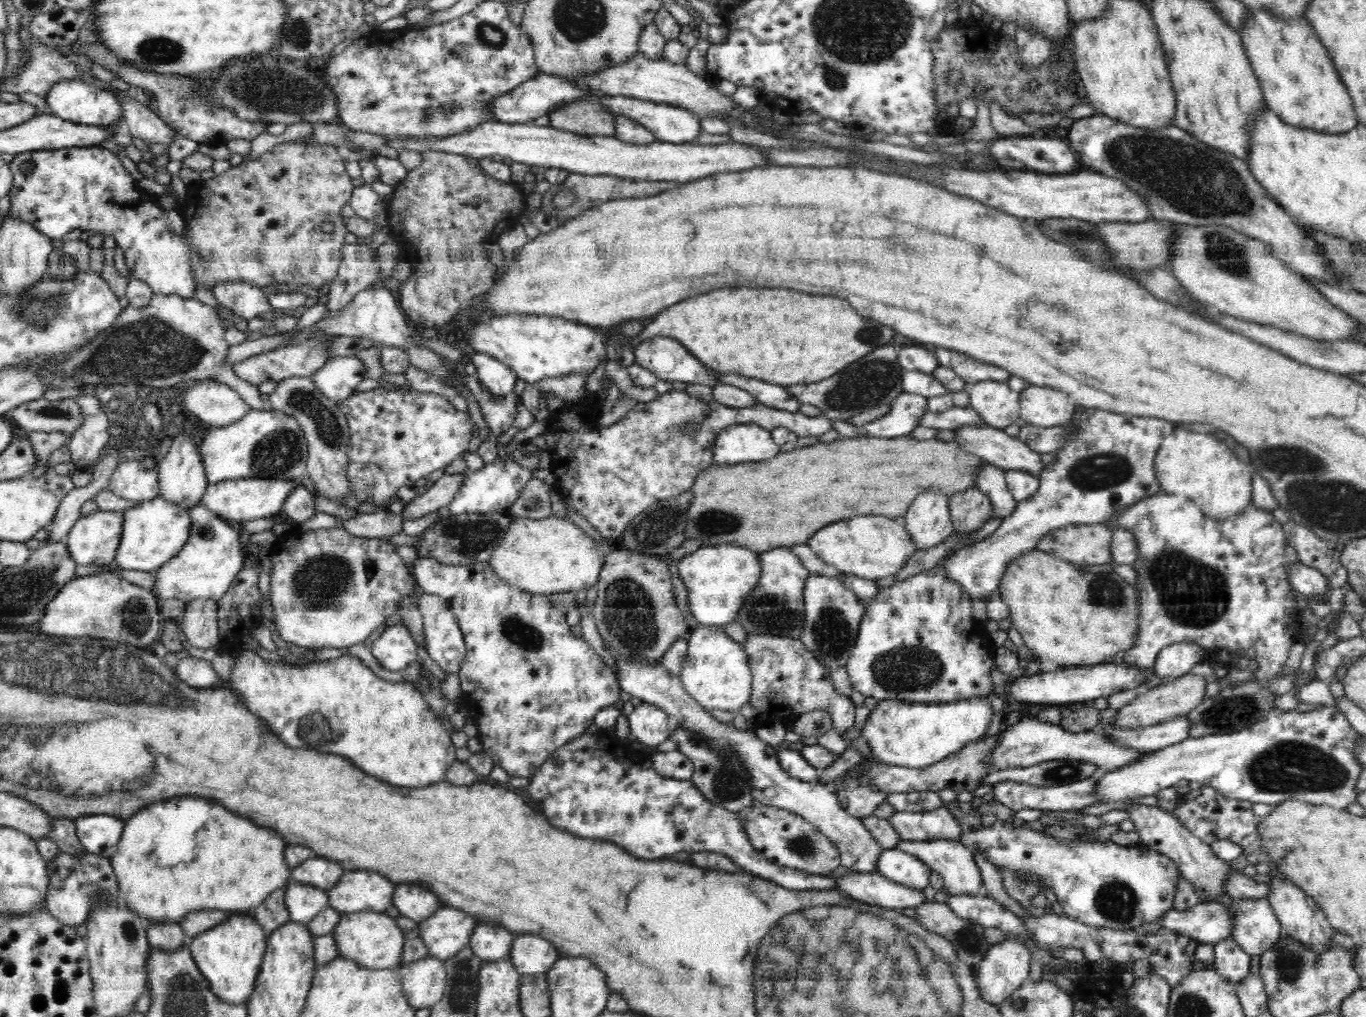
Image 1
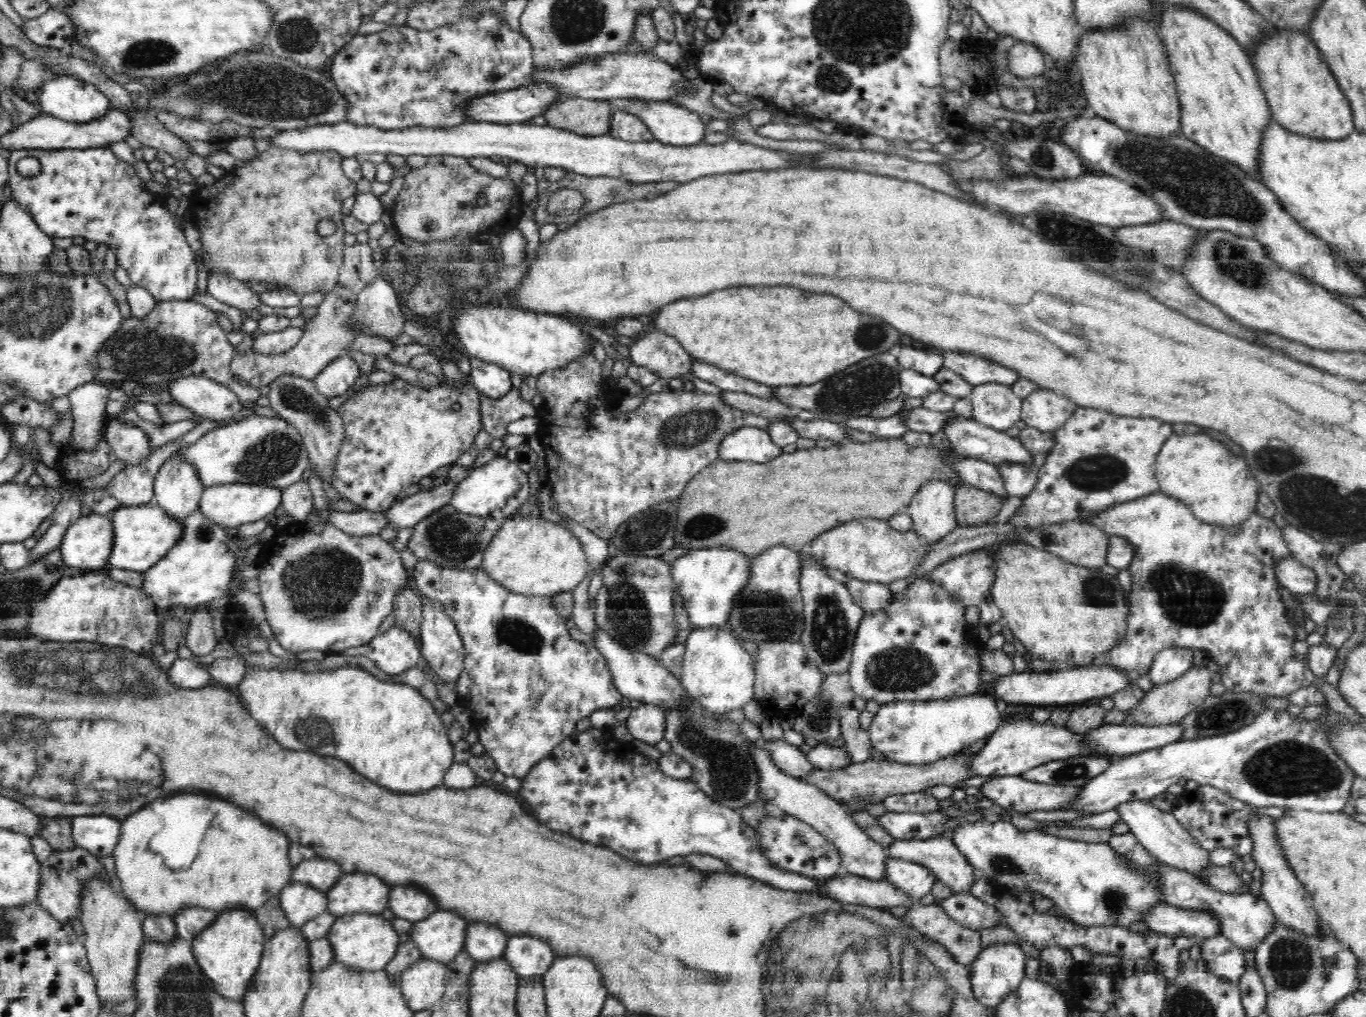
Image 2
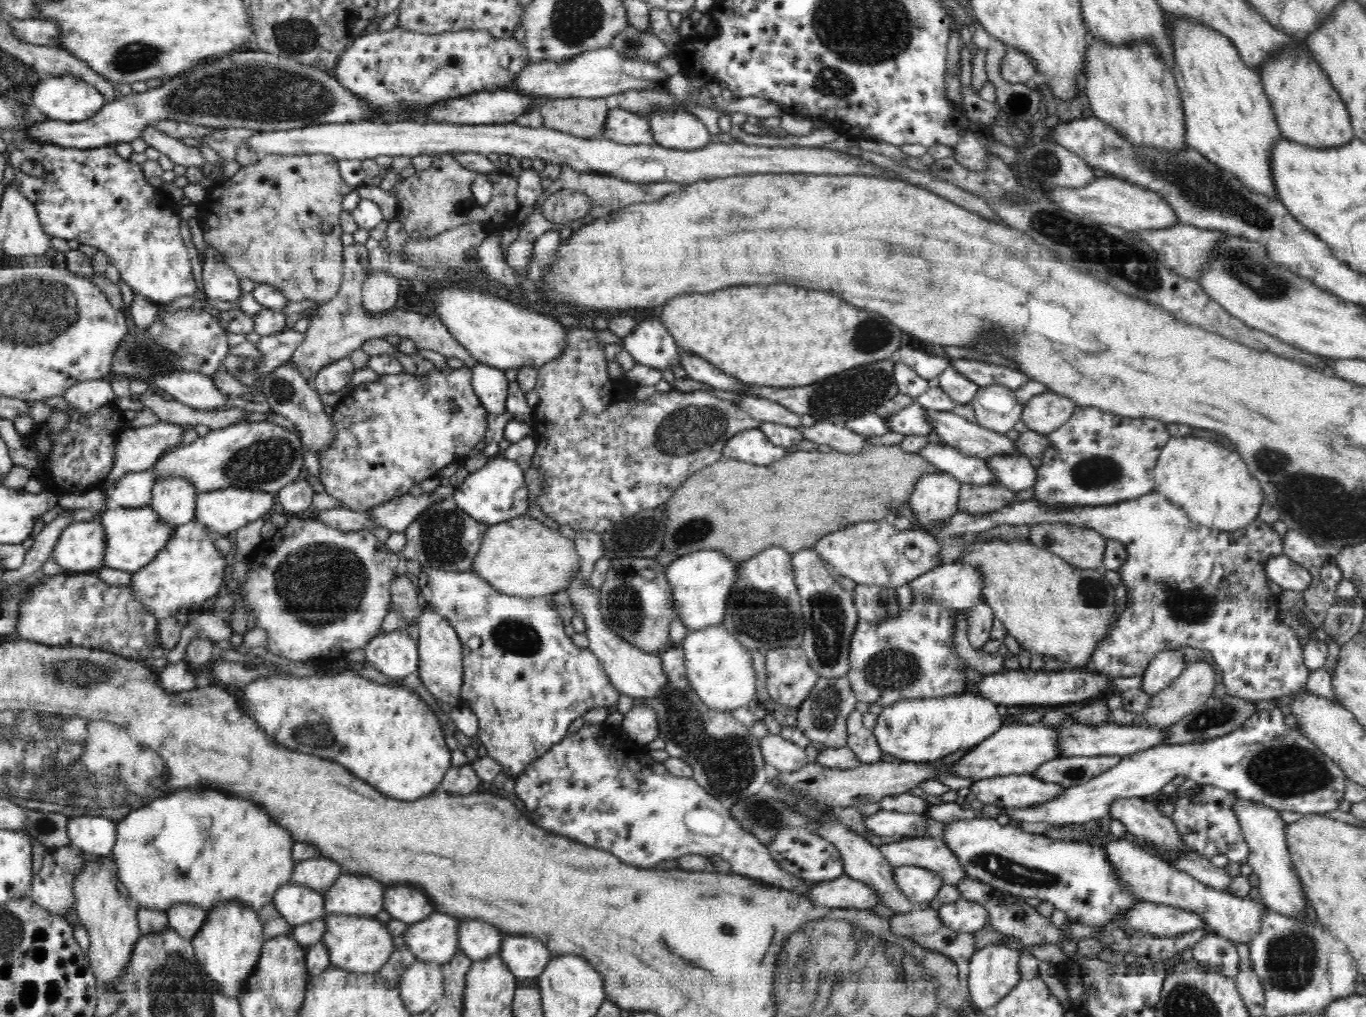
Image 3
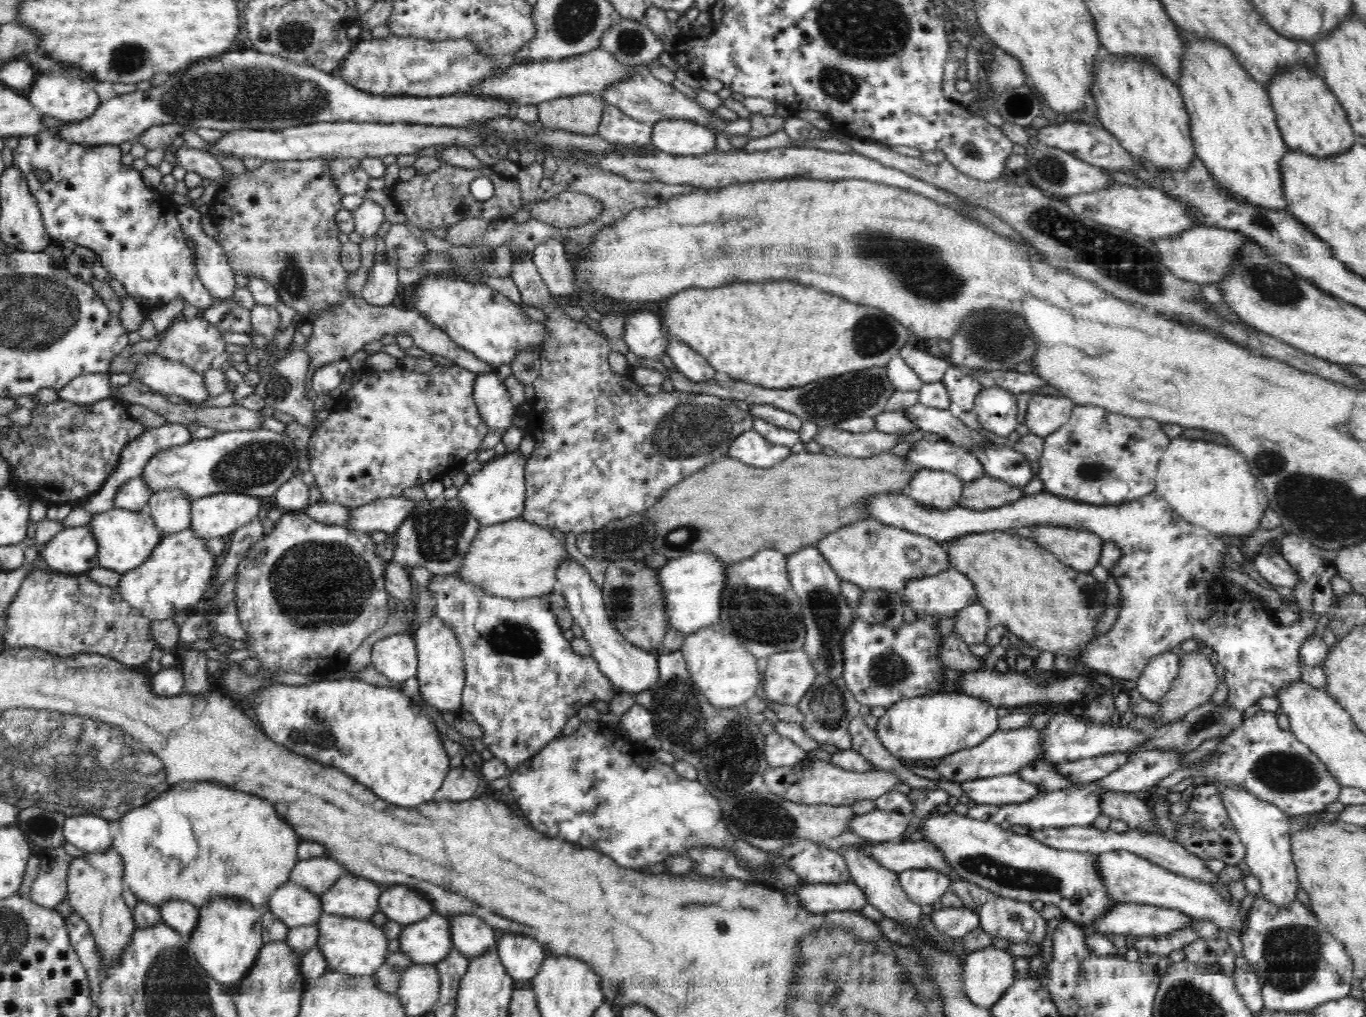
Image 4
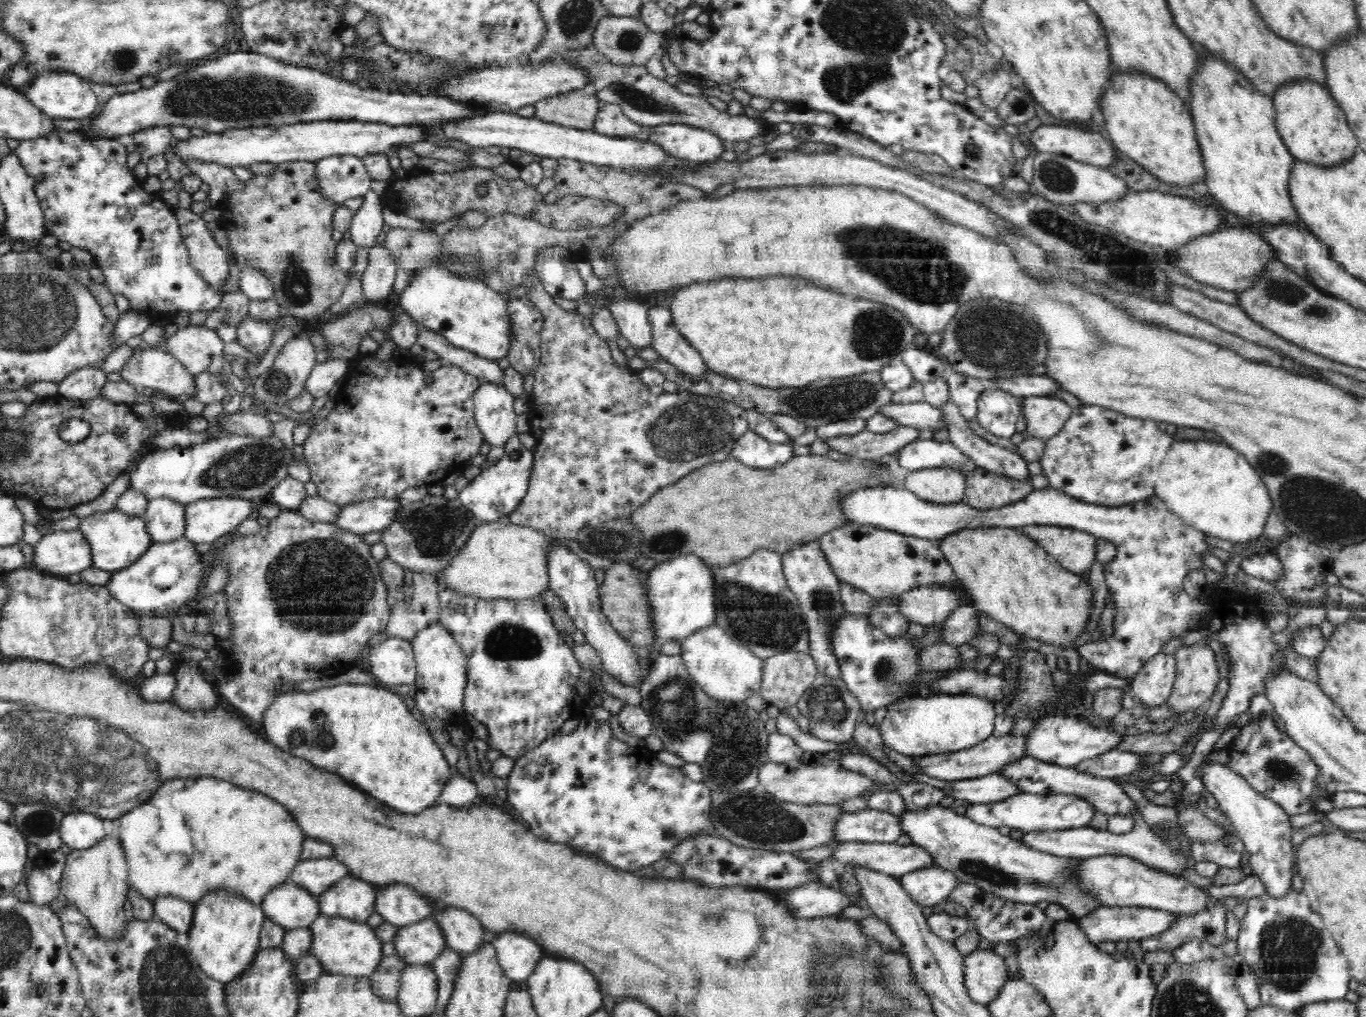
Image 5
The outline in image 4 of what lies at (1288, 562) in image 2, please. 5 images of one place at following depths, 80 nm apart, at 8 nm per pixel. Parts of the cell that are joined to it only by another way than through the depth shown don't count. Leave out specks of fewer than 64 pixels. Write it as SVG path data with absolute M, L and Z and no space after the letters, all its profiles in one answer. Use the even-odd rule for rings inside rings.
M1280 553L1274 554L1274 556L1270 556L1269 558L1258 555L1254 559L1251 570L1258 572L1264 580L1275 586L1293 588L1299 581L1294 568L1287 563L1287 560Z

